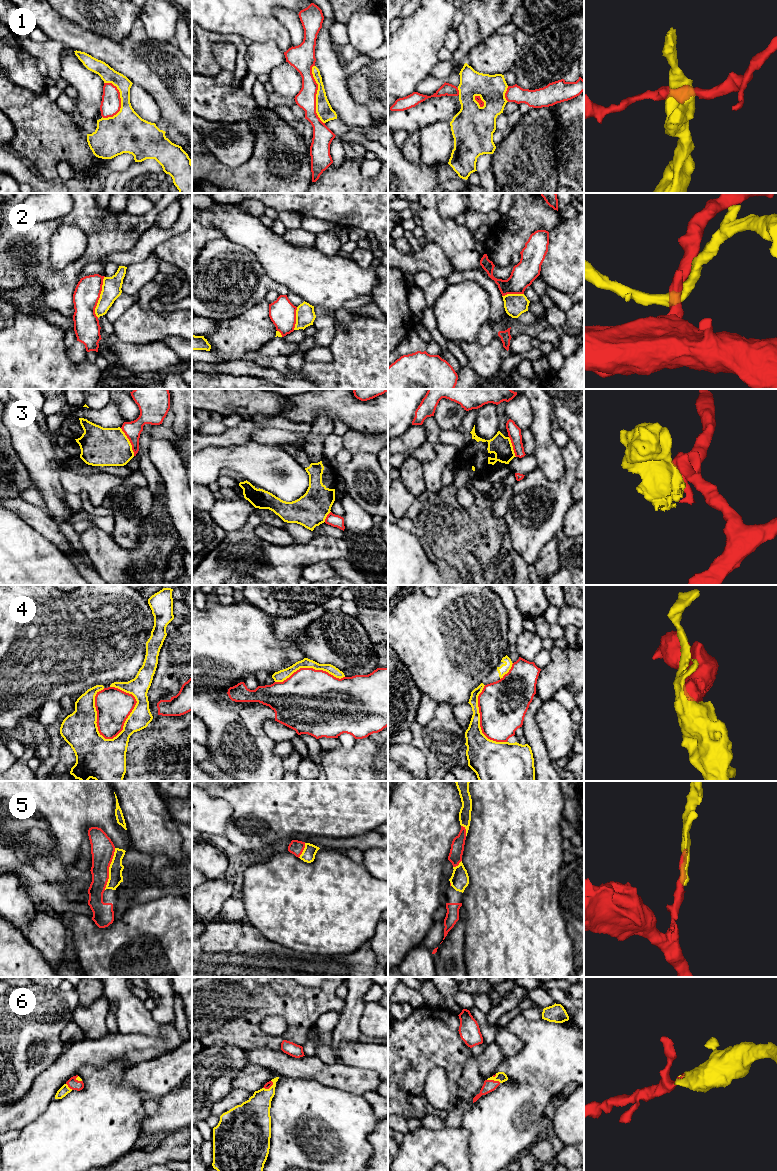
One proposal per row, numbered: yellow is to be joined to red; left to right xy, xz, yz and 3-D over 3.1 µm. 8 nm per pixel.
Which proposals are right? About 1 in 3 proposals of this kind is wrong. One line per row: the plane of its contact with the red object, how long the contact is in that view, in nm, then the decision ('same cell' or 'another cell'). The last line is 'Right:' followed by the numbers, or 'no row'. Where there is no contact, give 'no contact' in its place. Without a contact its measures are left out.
1: contact in xz; length 480 nm; another cell
2: contact in xy; length 340 nm; another cell
3: contact in xy; length 260 nm; another cell
4: contact in xy; length 440 nm; another cell
5: contact in xy; length 340 nm; same cell
6: contact in yz; length 110 nm; same cell
Right: 5, 6

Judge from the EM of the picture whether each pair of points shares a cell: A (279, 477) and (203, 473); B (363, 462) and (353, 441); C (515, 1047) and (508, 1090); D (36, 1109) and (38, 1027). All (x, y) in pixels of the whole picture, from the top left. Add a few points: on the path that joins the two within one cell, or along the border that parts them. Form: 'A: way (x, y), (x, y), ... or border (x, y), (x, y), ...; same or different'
A: way (260, 464), (222, 463); same
B: border (376, 454), (361, 452), (353, 455); different
C: border (508, 1031), (519, 1039), (522, 1048), (504, 1058); different
D: border (55, 1061), (34, 1080), (29, 1091), (24, 1096); different

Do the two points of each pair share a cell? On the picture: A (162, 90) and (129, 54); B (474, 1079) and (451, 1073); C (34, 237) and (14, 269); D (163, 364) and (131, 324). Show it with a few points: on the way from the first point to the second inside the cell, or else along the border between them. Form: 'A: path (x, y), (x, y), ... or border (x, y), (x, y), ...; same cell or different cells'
A: path (156, 81), (138, 63); same cell
B: border (471, 1055), (465, 1062), (459, 1079), (458, 1099); different cells
C: path (26, 245), (14, 257), (14, 261); same cell
D: border (162, 339), (147, 343), (124, 342); different cells

